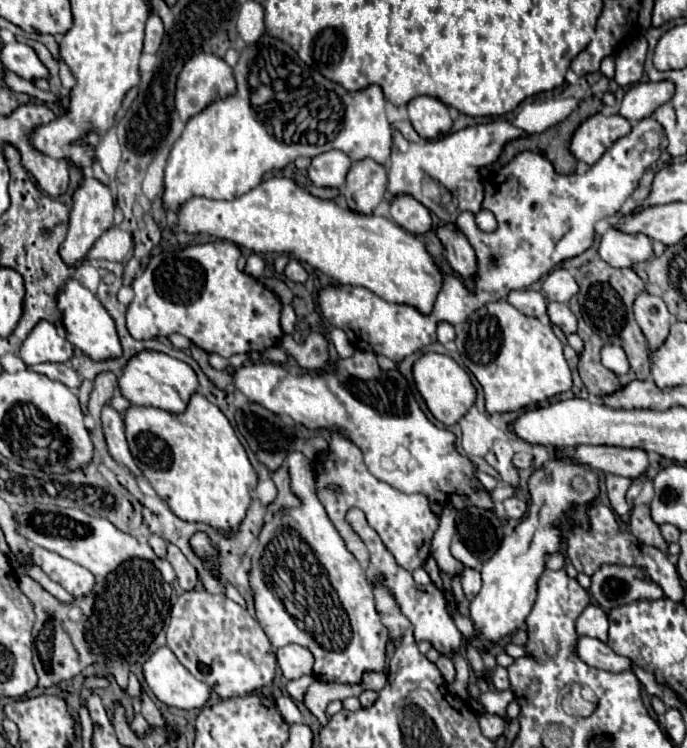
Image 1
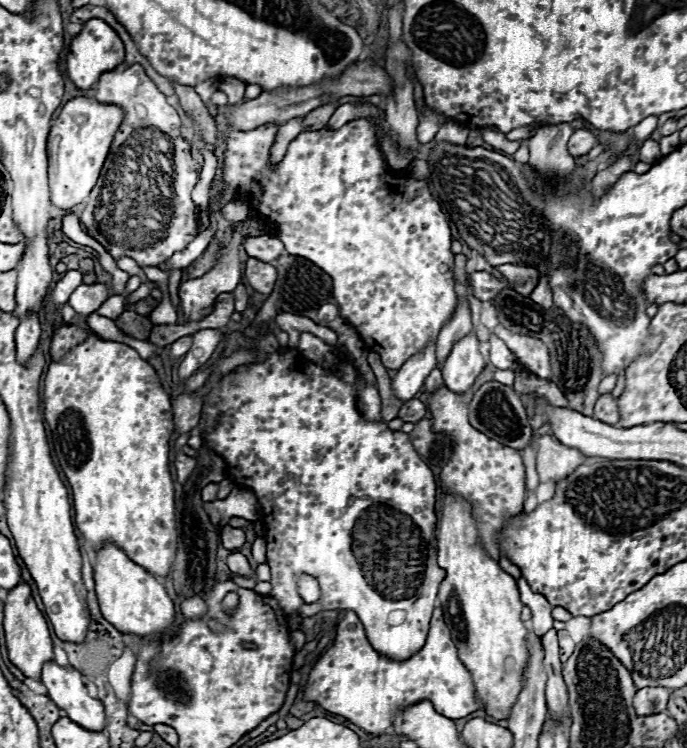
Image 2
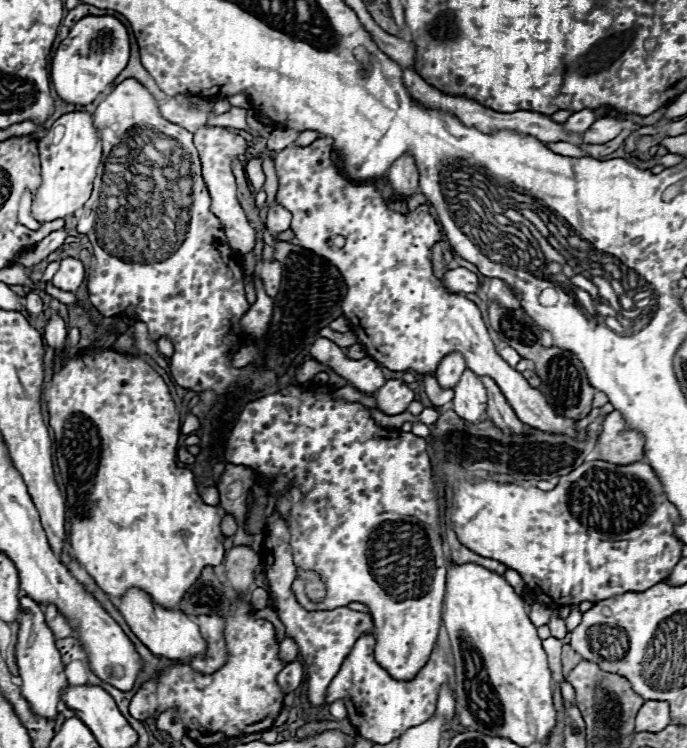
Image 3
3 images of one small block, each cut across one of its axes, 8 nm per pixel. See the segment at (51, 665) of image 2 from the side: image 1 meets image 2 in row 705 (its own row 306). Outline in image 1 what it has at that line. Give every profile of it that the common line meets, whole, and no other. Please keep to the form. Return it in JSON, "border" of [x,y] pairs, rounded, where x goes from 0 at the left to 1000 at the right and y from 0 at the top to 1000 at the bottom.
{"border":[[[102,372],[82,393],[82,406],[84,406],[84,417],[90,420],[90,433],[96,441],[96,452],[116,465],[122,473],[128,473],[137,481],[154,481],[154,479],[166,479],[175,476],[178,463],[166,439],[163,425],[157,422],[157,417],[151,414],[151,409],[143,404],[143,398],[122,385],[114,374]]]}

